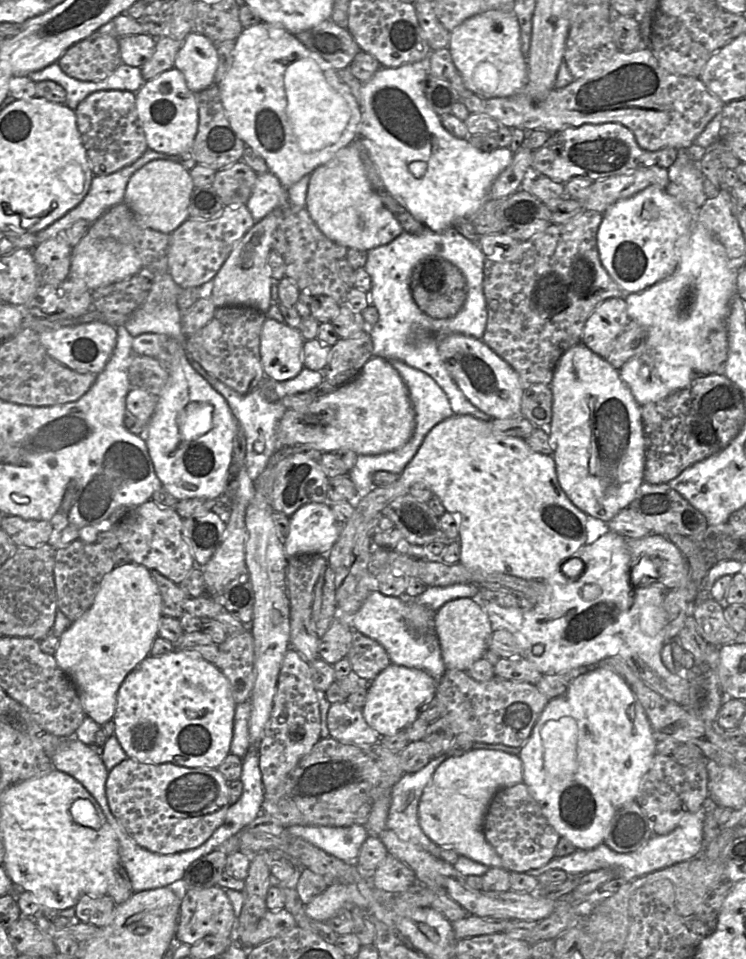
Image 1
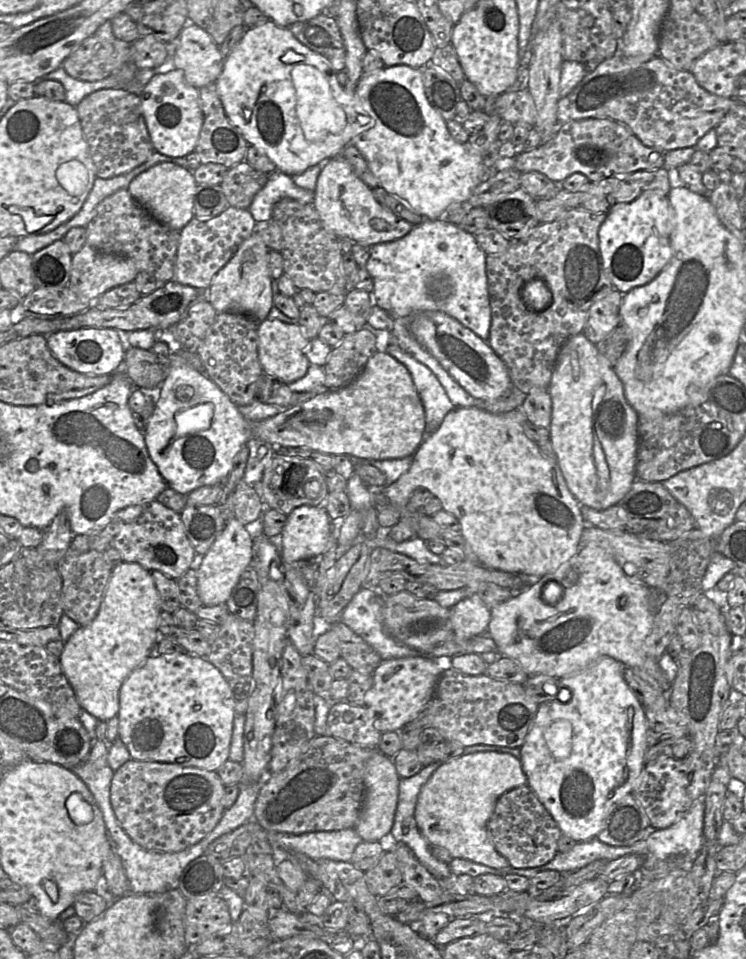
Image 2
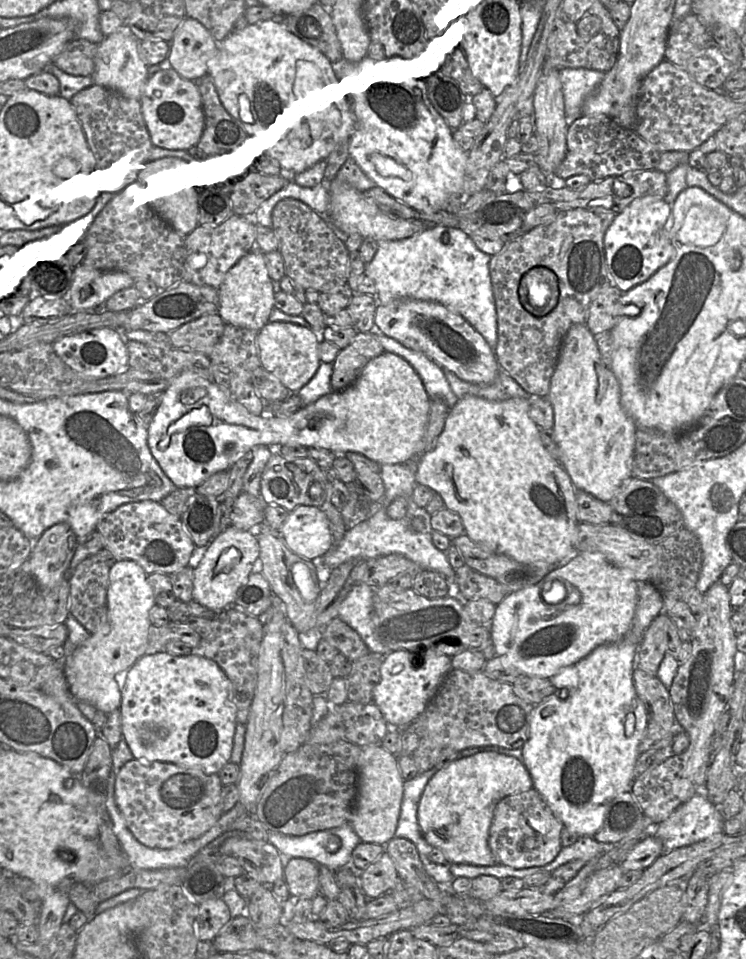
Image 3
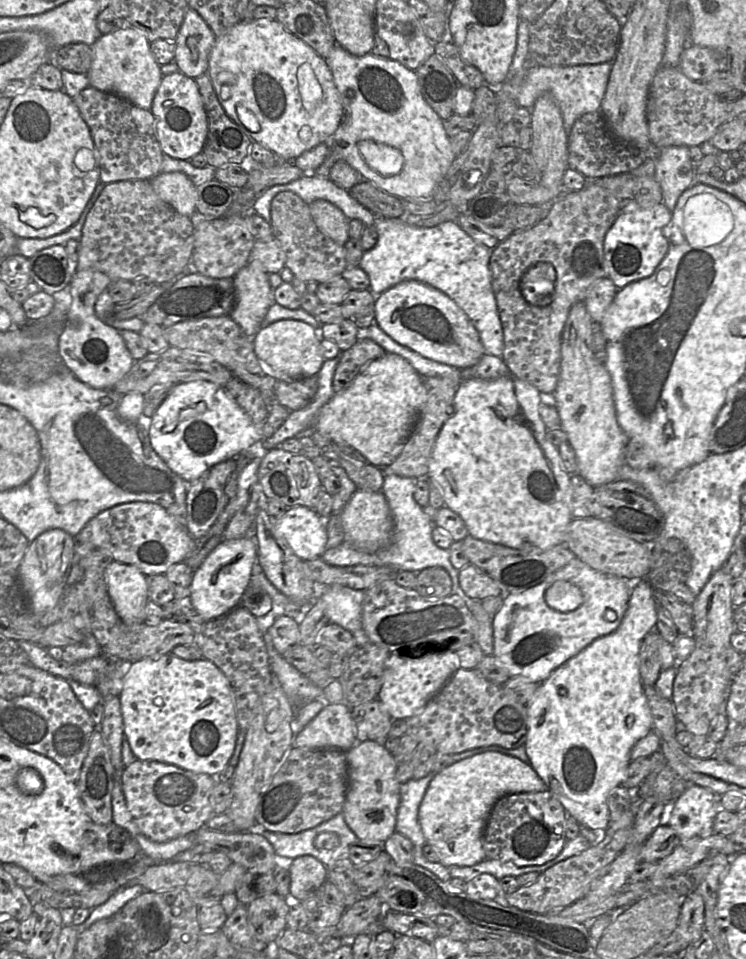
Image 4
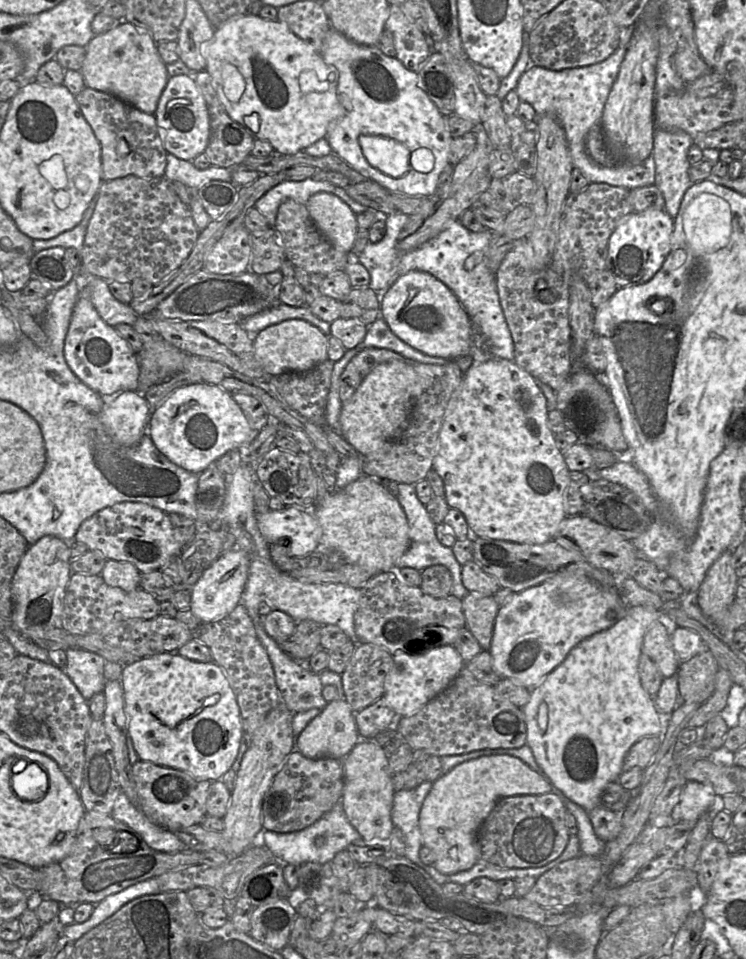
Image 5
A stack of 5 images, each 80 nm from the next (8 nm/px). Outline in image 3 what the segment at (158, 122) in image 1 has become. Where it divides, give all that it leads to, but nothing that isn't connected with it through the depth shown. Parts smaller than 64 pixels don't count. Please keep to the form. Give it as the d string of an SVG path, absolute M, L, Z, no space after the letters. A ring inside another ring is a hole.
M173 68L158 71L146 82L140 99L142 115L159 155L188 160L197 152L205 127L202 99L196 82L182 78Z

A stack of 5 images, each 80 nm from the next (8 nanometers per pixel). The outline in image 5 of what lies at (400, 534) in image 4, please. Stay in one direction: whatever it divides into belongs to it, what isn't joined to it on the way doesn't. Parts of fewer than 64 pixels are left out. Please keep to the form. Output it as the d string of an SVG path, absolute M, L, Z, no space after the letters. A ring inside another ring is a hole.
M388 483L387 487L388 486L392 488L392 493L396 496L406 514L410 537L409 548L396 561L394 570L403 567L411 567L416 570L422 571L429 566L443 565L450 571L452 575L453 584L451 594L462 600L469 593L462 582L462 565L460 565L460 563L455 558L452 547L444 546L437 539L435 532L436 524L430 518L425 505L422 504L422 502L418 499L415 486L413 484L406 483L398 483L395 486L392 486L391 483Z

